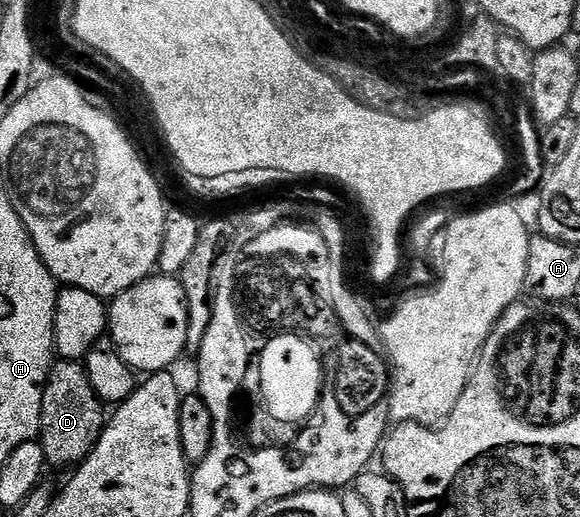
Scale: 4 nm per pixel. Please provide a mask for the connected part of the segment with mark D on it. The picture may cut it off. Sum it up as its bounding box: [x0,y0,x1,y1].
[39,359,107,469]

